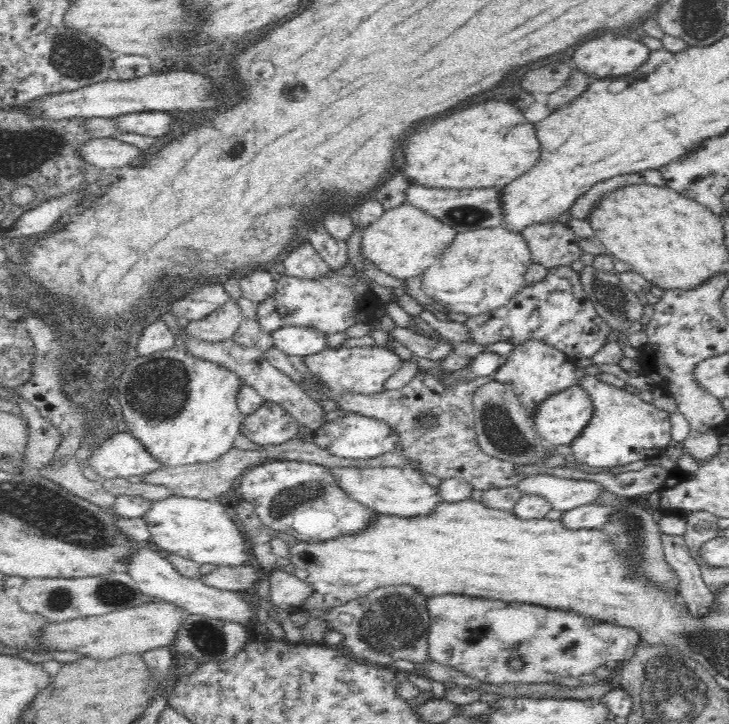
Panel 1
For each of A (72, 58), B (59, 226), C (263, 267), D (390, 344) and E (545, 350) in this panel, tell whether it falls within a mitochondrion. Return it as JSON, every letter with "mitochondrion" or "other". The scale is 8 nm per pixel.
{"A":"mitochondrion","B":"other","C":"other","D":"other","E":"other"}

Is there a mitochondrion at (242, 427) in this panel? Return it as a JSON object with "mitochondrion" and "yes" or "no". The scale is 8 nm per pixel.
{"mitochondrion":"no"}

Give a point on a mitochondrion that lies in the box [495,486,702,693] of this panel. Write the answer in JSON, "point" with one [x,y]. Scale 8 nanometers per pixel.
{"point":[628,526]}

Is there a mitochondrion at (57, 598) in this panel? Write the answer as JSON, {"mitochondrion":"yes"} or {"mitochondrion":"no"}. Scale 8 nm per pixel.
{"mitochondrion":"yes"}

